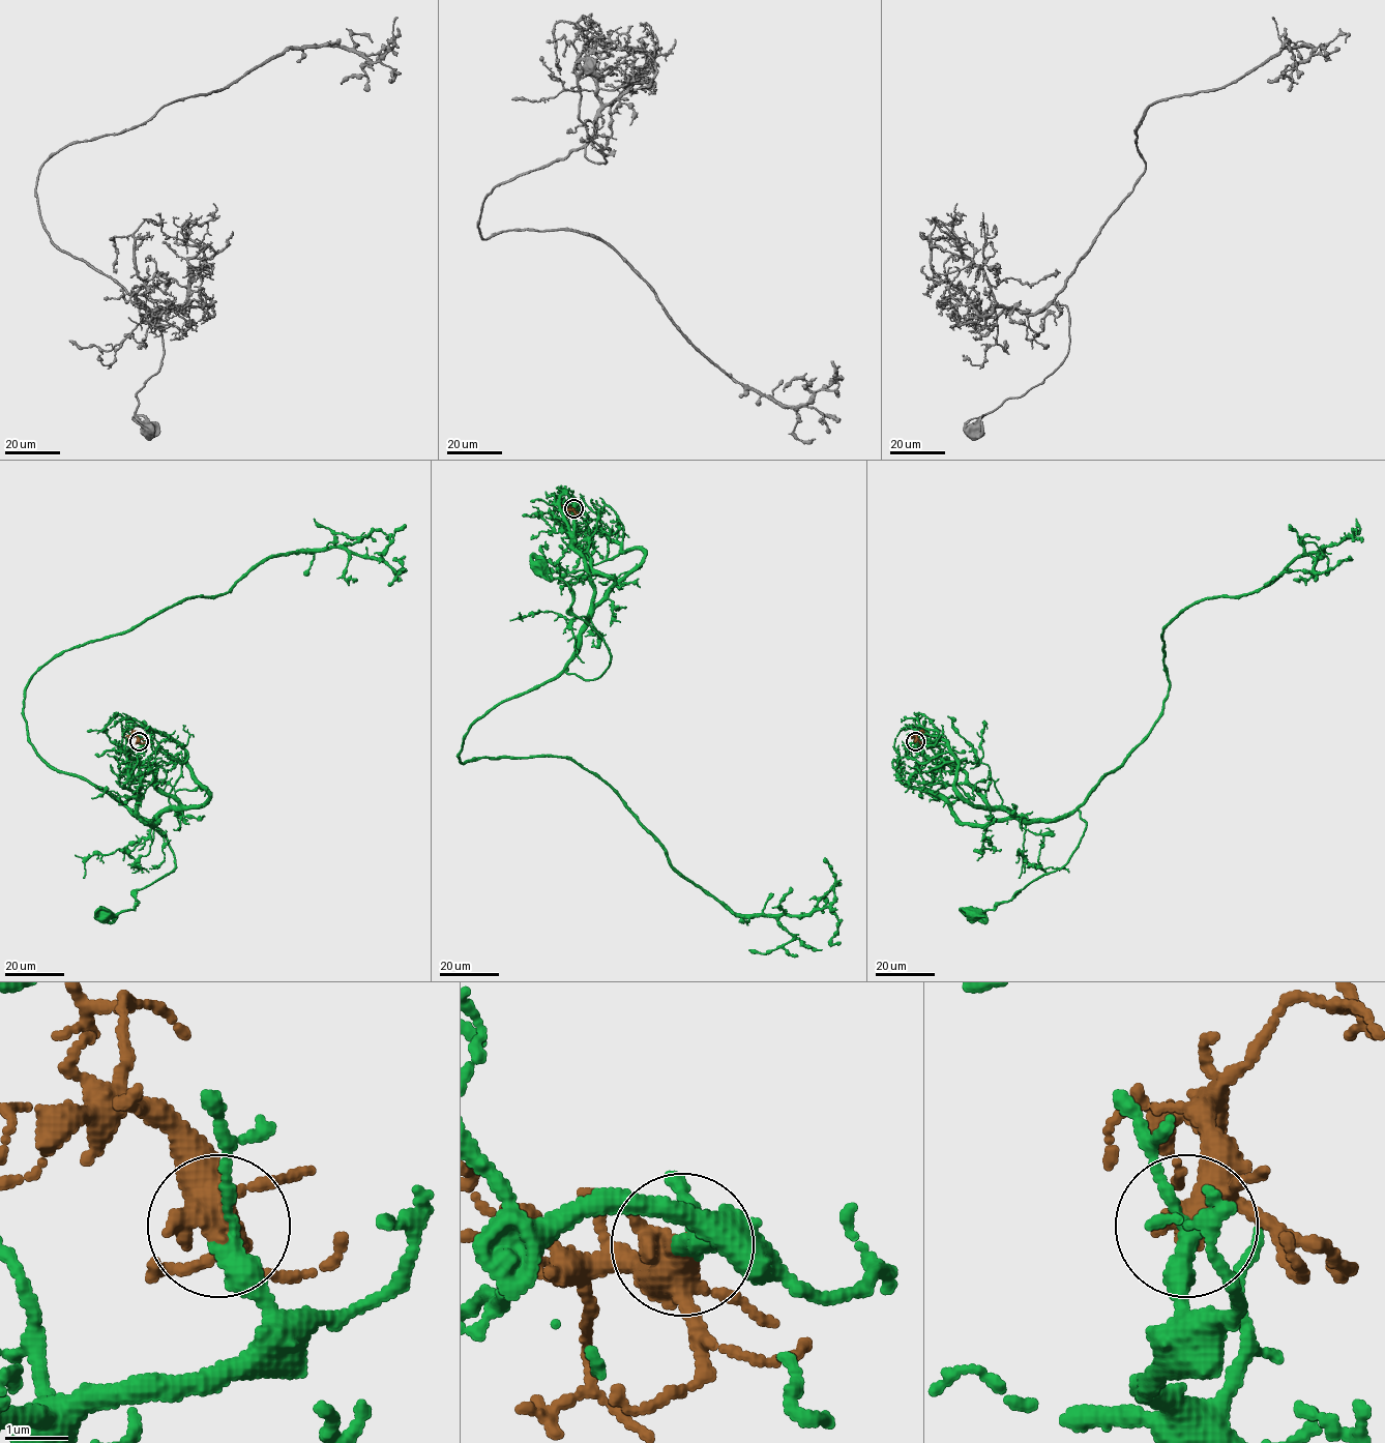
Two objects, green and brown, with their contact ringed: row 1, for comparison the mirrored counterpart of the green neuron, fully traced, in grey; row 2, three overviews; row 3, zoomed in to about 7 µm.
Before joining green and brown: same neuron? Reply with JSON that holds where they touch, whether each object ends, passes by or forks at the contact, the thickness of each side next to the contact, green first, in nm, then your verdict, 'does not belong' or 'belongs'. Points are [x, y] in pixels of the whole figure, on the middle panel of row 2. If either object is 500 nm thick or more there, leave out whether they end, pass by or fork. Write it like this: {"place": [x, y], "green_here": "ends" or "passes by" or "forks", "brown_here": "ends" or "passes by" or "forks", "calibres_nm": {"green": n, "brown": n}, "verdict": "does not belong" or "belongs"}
{"place": [573, 508], "green_here": "passes by", "brown_here": "forks", "calibres_nm": {"green": 240, "brown": 360}, "verdict": "belongs"}

